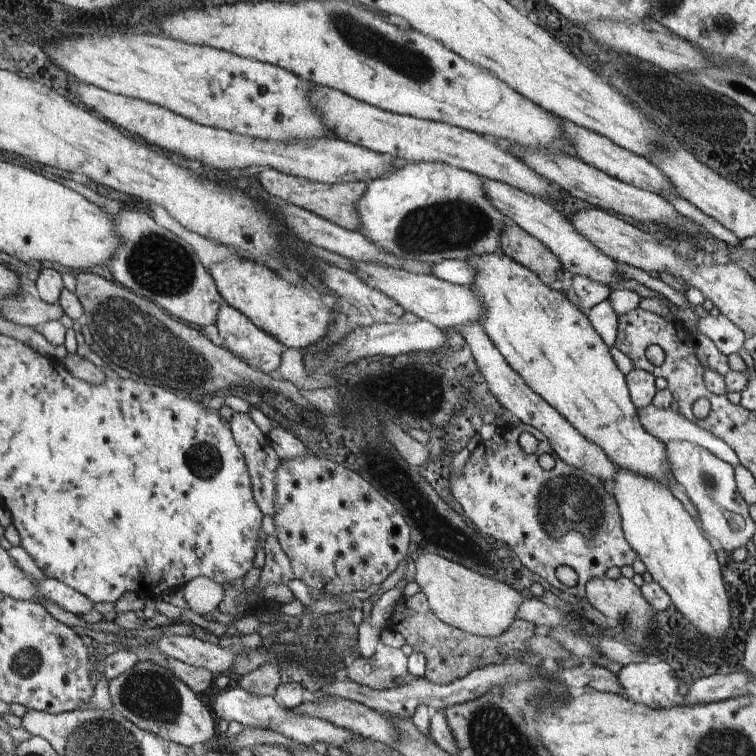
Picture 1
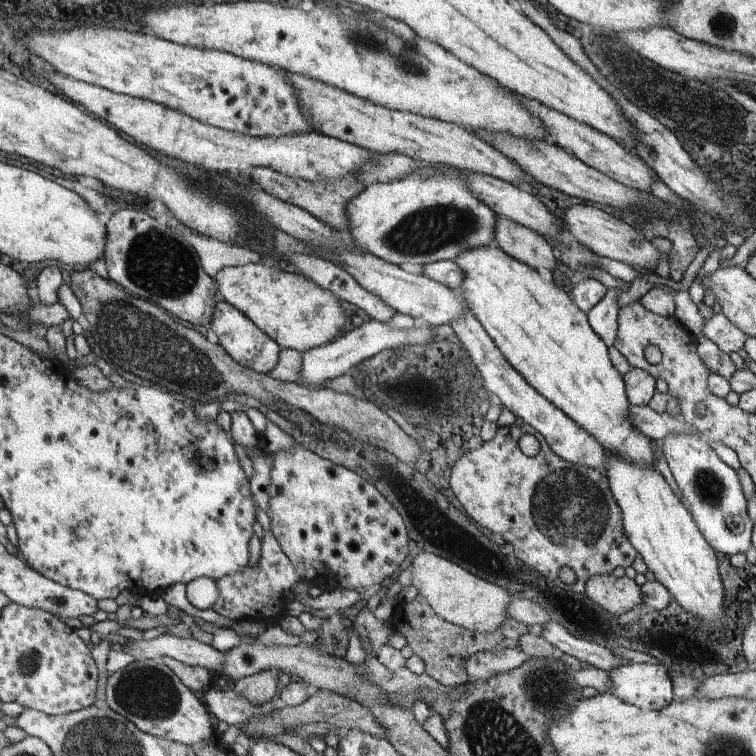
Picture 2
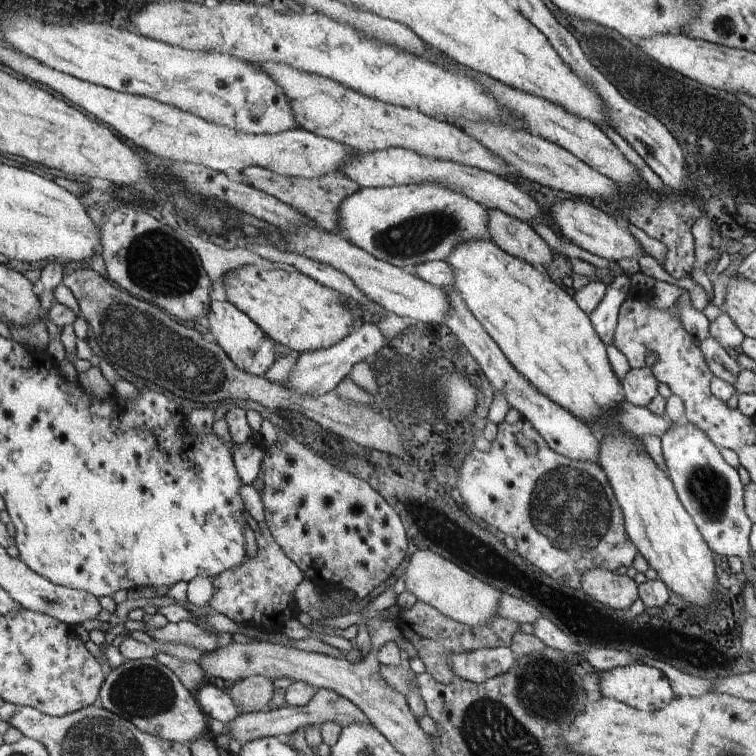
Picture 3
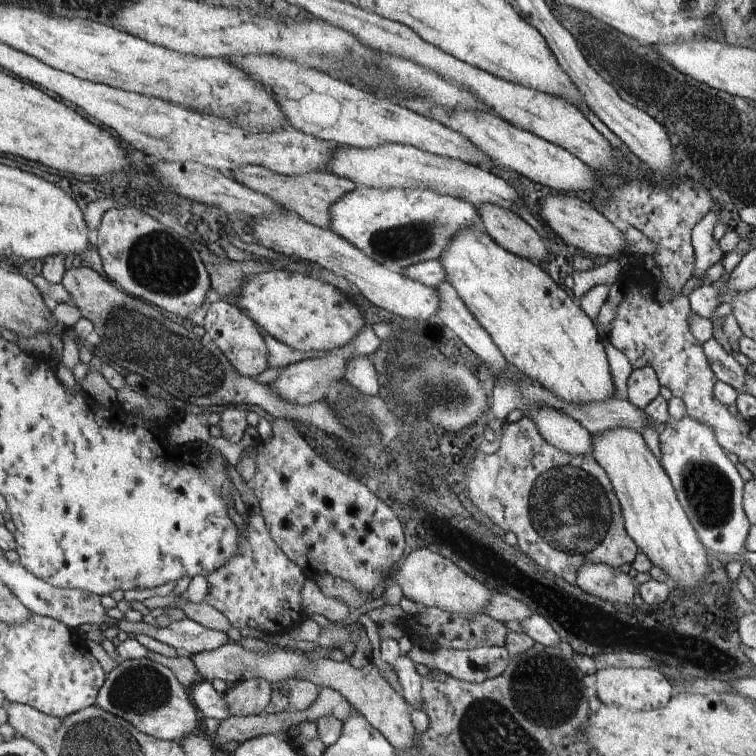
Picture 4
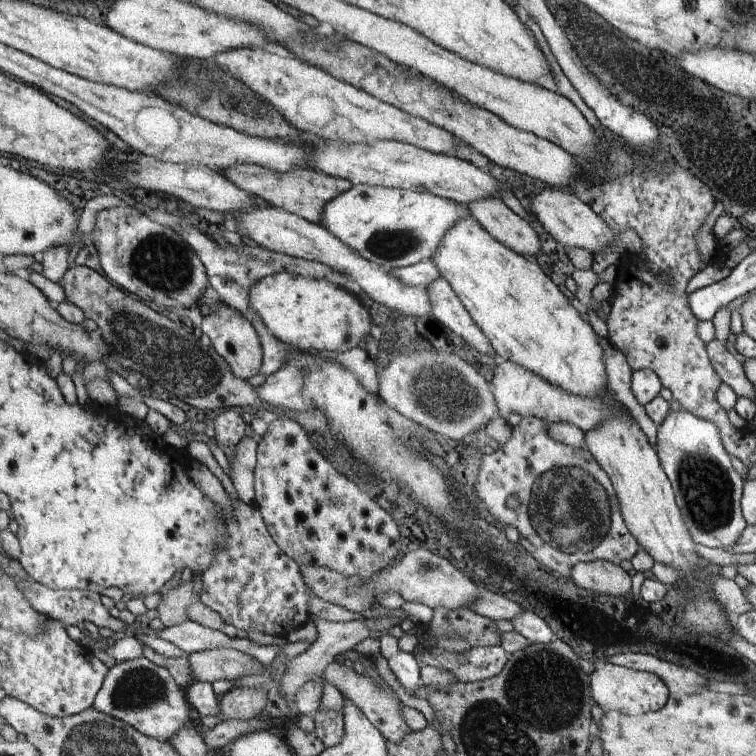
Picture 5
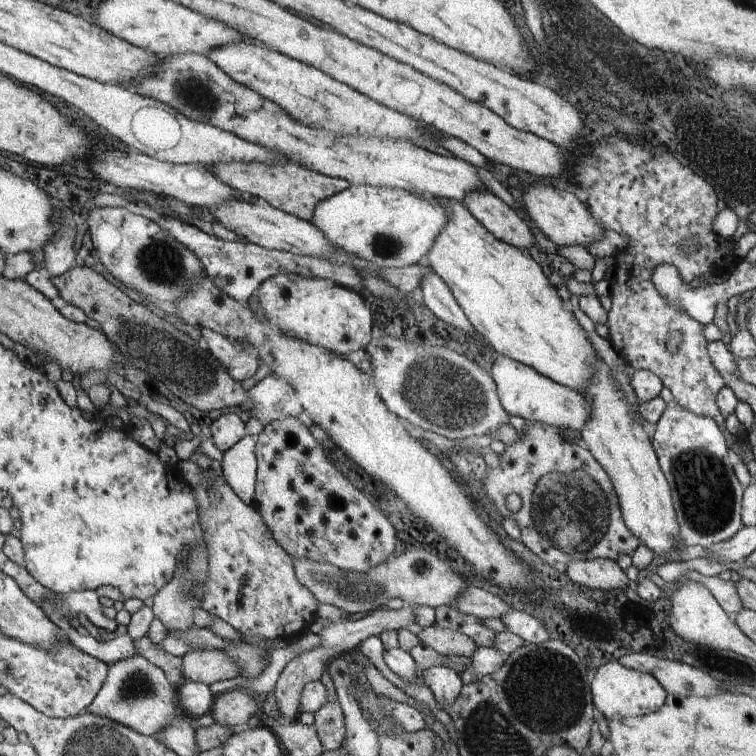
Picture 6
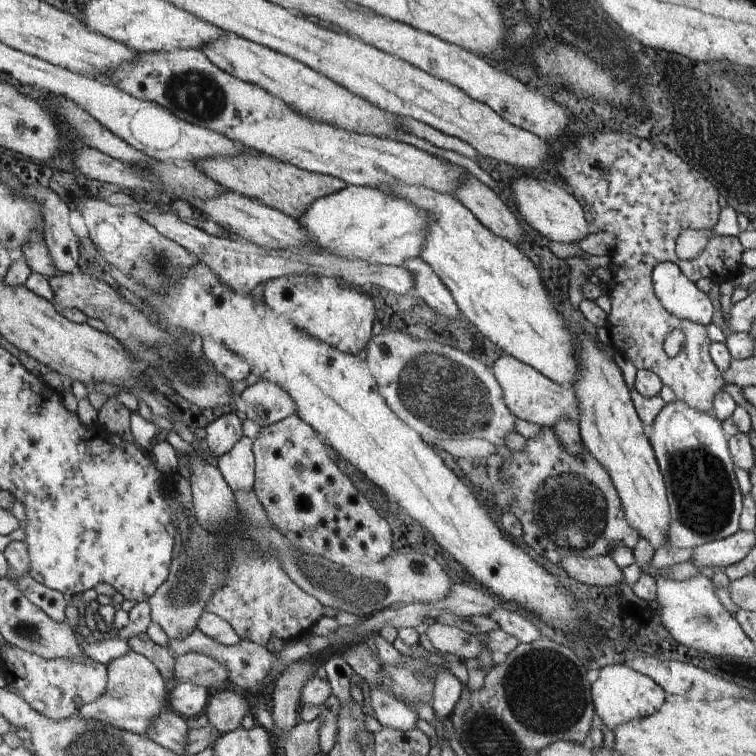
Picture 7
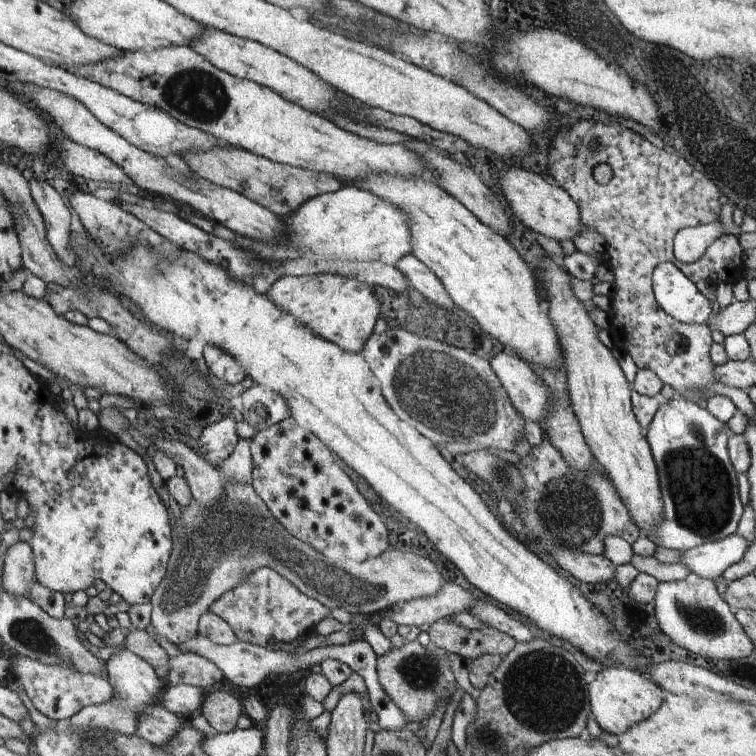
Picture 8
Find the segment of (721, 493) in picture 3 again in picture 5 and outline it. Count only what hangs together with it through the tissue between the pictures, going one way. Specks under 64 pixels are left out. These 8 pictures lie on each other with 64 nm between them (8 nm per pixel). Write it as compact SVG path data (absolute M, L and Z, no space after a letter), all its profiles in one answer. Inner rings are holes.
M680 408L677 412L670 410L657 430L654 450L674 486L677 503L696 544L724 551L732 549L749 525L740 512L744 480L730 462L719 429L711 421Z

